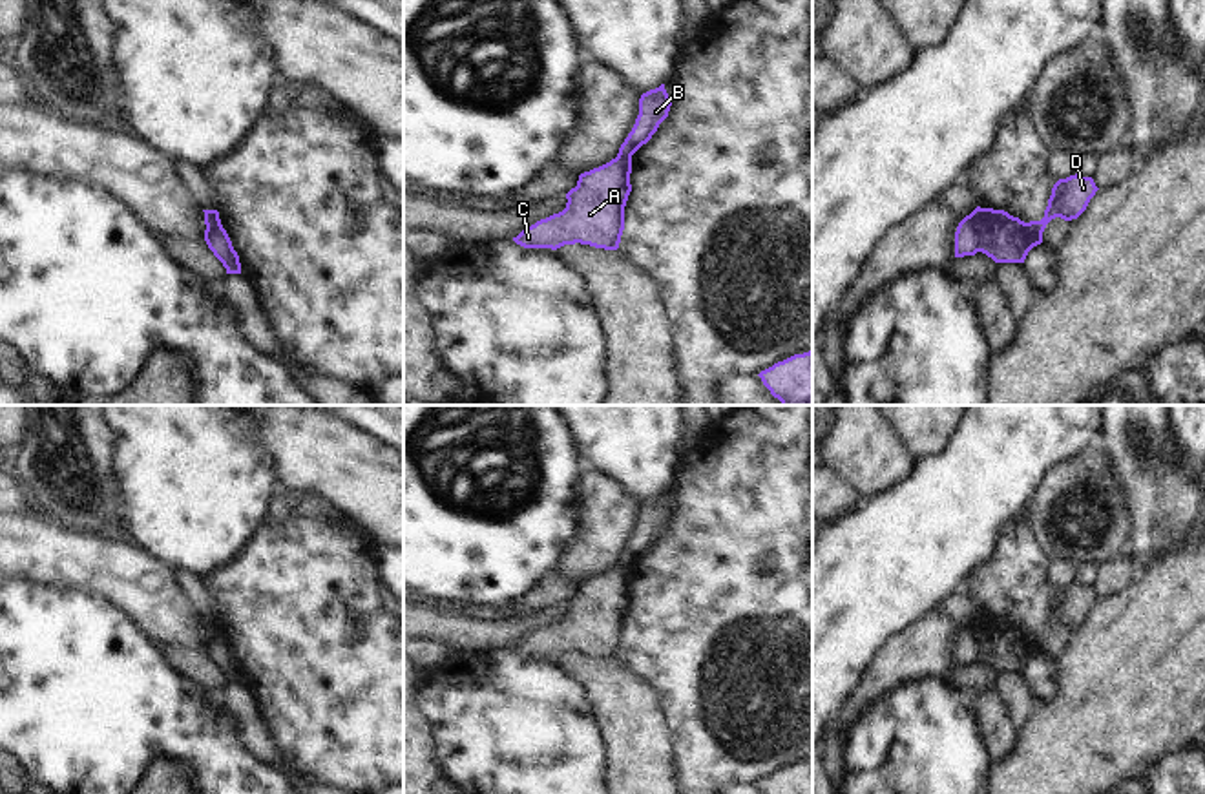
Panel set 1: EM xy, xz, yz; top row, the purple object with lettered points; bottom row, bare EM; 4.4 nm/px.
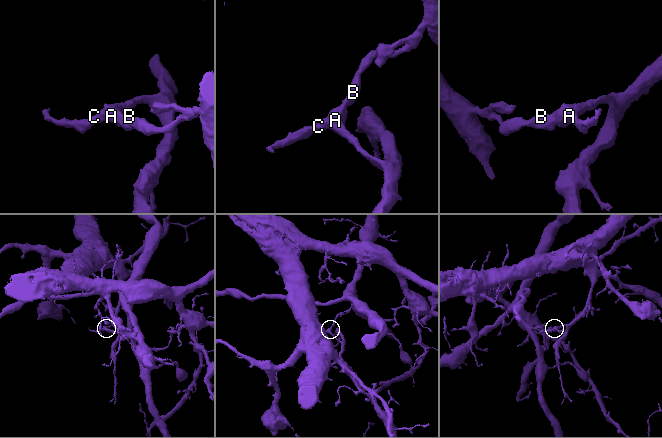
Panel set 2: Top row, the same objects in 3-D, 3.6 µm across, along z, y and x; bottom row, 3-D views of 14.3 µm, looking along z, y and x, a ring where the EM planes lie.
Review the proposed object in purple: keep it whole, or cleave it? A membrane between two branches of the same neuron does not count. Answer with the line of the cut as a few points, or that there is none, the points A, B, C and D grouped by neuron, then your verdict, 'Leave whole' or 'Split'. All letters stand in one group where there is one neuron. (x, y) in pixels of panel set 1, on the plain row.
Split along yz (966, 625), (975, 639), (981, 659). Groups: A C D / B. Split

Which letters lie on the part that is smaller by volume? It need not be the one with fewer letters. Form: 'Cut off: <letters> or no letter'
Cut off: B

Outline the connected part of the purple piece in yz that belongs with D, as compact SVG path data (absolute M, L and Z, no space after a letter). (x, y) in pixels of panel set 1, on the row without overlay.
M1092 586L1059 588L1041 630L1024 632L1004 619L977 615L968 626L977 639L980 661L995 672L1024 672L1028 661L1043 652L1046 633L1061 626L1077 628L1099 597Z

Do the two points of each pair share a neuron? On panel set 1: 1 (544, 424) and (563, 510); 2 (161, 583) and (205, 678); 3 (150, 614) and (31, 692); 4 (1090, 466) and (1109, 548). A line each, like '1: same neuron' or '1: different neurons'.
1: same neuron
2: different neurons
3: different neurons
4: same neuron

